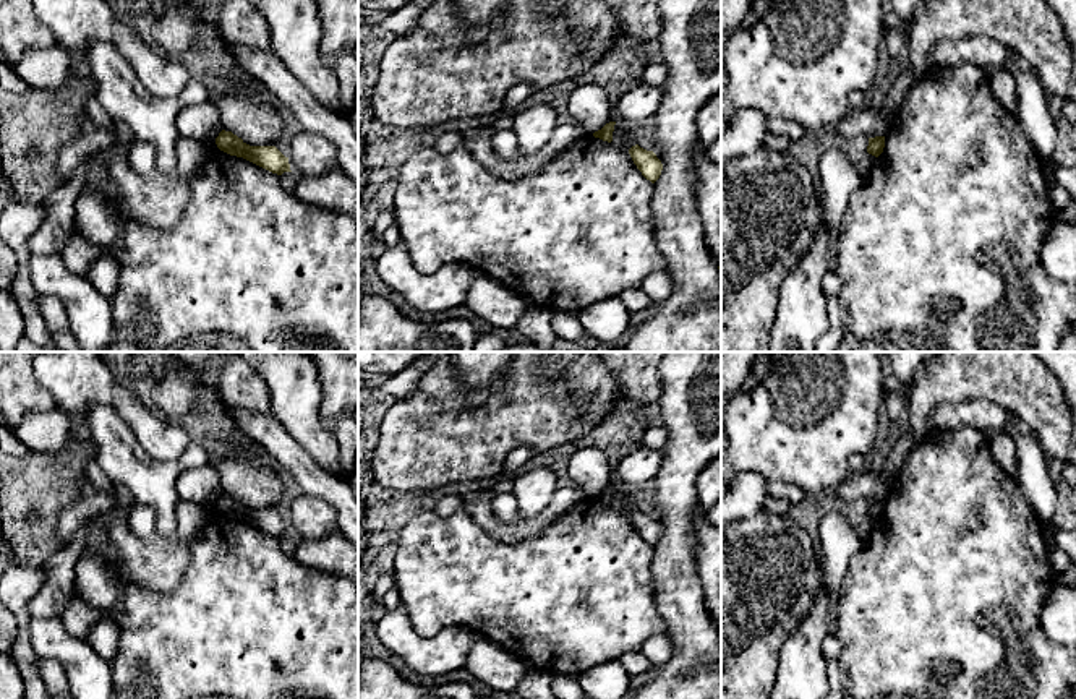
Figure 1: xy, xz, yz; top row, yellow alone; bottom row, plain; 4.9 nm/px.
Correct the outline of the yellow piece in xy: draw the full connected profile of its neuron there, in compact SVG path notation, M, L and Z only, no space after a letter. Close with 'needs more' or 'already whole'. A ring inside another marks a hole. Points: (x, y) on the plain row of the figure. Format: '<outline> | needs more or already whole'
M225 493L219 496L216 508L220 514L243 521L272 537L282 538L284 535L292 535L288 521L275 509L250 509L241 501Z | already whole

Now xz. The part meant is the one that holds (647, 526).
M635 508L629 512L629 517L630 517L634 527L637 529L637 532L642 535L642 538L647 543L655 547L660 542L663 527L653 514L647 514L647 512L640 511L638 508Z | already whole

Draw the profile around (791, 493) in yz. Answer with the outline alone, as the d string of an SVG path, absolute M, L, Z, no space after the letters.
M776 482L766 483L766 493L768 498L784 500L789 504L797 504L807 496L807 493L797 485L776 483Z

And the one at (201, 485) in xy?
M211 464L183 470L177 478L177 491L180 500L199 504L214 504L222 495L219 475Z

